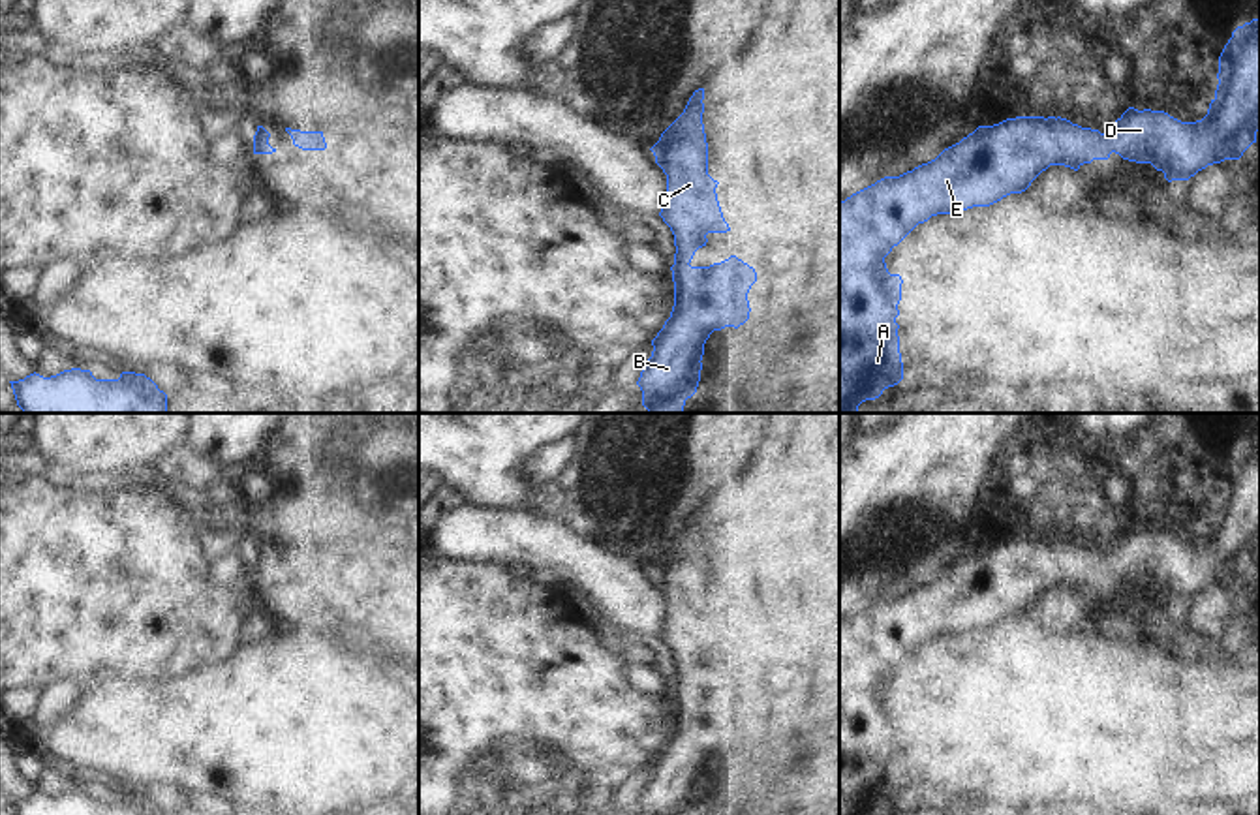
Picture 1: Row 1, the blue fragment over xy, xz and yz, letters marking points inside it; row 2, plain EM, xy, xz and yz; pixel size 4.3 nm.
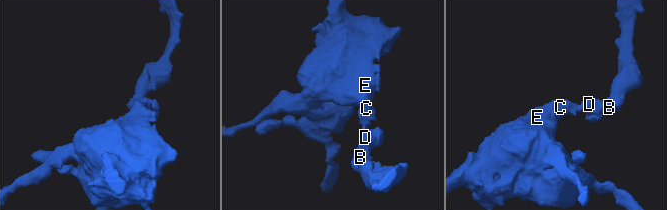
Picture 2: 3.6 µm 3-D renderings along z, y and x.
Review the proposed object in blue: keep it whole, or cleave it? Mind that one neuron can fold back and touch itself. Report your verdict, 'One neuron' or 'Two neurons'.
One neuron

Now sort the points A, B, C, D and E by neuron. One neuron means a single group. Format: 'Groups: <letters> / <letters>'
Groups: A B C D E

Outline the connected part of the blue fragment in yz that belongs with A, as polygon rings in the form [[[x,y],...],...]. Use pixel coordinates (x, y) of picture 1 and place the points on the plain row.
[[[1260,438],[1237,447],[1219,477],[1219,505],[1207,535],[1181,543],[1164,531],[1129,528],[1104,556],[1061,537],[1016,537],[978,546],[935,580],[899,597],[884,597],[839,623],[839,815],[883,815],[903,800],[896,738],[901,697],[890,695],[884,678],[918,644],[937,635],[990,627],[1025,612],[1050,586],[1078,592],[1112,573],[1151,584],[1168,603],[1189,601],[1207,586],[1239,580],[1260,550]]]

